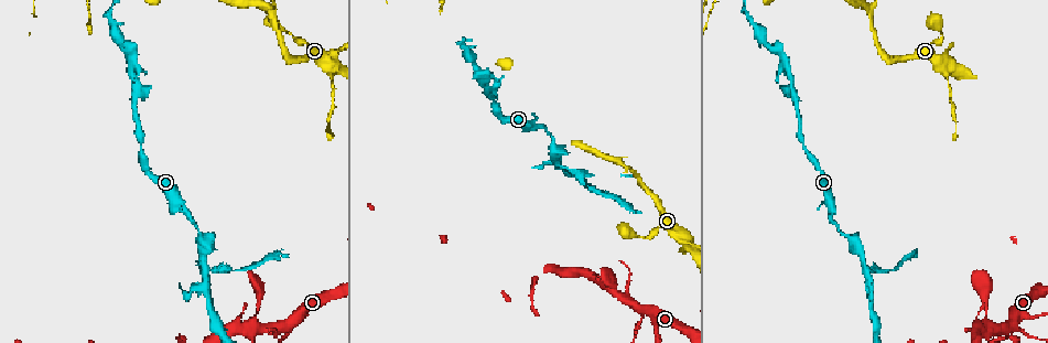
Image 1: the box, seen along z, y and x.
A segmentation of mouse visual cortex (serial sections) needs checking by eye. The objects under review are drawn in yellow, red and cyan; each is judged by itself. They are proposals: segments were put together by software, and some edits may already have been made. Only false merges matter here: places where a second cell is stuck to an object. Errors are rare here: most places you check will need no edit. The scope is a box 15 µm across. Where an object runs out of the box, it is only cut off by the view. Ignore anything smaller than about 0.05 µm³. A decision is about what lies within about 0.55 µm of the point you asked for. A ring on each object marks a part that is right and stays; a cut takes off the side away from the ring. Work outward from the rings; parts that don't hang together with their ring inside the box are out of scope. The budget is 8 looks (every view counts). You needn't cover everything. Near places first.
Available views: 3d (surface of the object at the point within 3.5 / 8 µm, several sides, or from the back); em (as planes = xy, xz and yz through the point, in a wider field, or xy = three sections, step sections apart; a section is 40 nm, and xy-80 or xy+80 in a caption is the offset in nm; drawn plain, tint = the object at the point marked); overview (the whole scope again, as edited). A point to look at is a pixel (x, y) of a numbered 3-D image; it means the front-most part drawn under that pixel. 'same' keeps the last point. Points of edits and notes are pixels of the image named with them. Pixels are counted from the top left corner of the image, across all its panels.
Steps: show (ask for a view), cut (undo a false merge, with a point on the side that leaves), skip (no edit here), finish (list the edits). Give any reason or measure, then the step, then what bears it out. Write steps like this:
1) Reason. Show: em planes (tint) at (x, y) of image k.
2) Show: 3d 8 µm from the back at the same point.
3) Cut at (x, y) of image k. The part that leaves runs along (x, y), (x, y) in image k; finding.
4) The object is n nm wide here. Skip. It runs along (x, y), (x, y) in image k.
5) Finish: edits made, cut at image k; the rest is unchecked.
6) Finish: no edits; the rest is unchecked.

A fork. Show: 3d 8 µm from the back at (132, 96) of image 1.

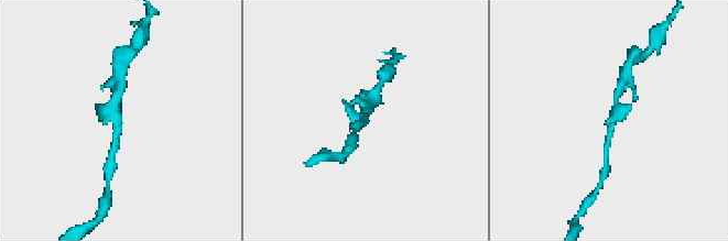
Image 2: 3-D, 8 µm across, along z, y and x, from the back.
Show: em xy step 3 (tint) at (114, 117) of image 2.

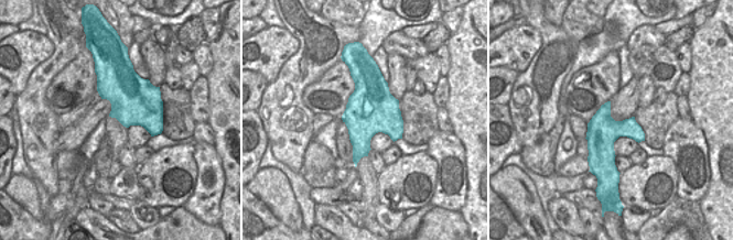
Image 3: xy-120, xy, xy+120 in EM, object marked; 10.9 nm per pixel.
Skip. It runs along (606, 150), (618, 89) in image 2; one cell here.

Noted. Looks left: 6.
Sudden change in width. Show: 3d 3.5 µm at (829, 202) of image 1.

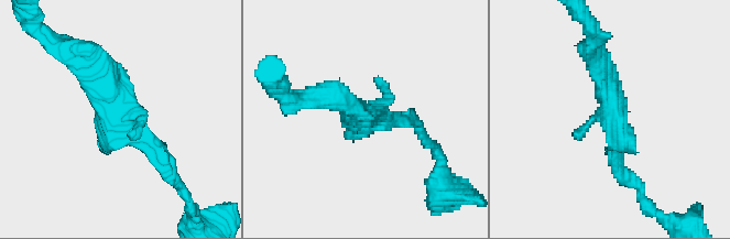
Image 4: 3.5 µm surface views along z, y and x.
Now the EM. Show: em xy step 5 (tint) at (121, 115) of image 4.

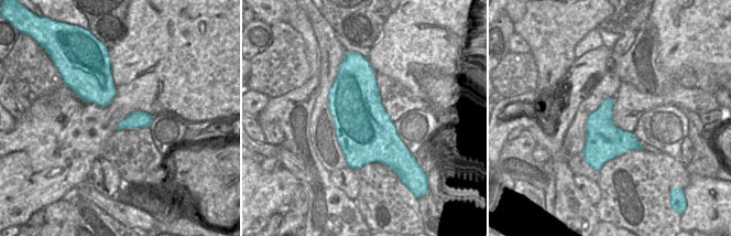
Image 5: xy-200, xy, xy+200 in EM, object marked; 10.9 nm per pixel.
Skip. It runs along (87, 55), (172, 171) in image 4; continuous, no second cell.

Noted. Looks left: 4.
Three arms meet. Show: 3d 3.5 µm at (863, 270) of image 1.

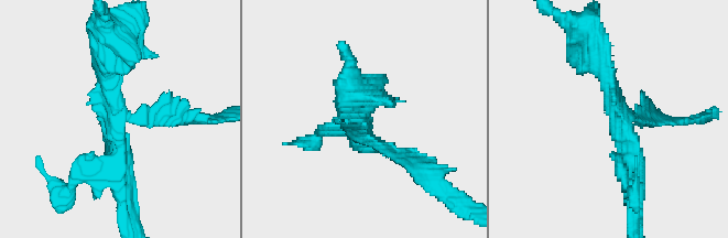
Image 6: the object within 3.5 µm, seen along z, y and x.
3 arms meet here; the arms are 150, 300, 350 nm wide. Show: em xy step 5 (tint) at (621, 118) of image 6.

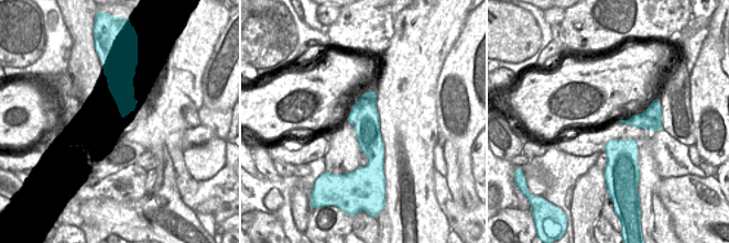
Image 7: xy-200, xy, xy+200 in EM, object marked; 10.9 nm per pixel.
Skip. It runs along (596, 50), (630, 138), (633, 188) in image 6; one cell here.

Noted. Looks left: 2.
Thick turns thin. Show: 3d 3.5 µm at (602, 287) of image 1.

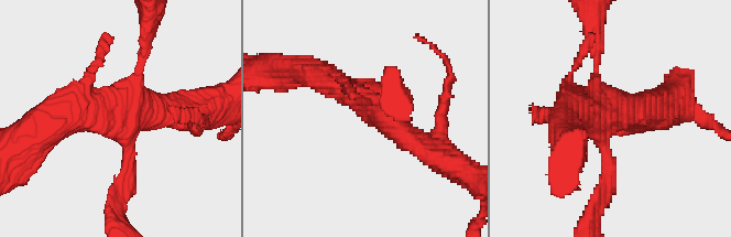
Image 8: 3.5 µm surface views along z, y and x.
4 arms meet here; the arms are 150, 200, 400, 400 nm wide; shape alone is not enough. Show: em xy step 1 (tint) at (381, 112) of image 8.

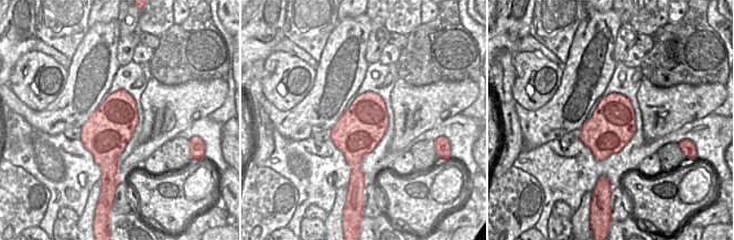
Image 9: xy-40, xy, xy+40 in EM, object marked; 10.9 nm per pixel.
Skip. It runs along (440, 159), (349, 90), (319, 74) in image 8; all the same cell.

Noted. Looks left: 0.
Finish: no edits; the rest is unchecked.

